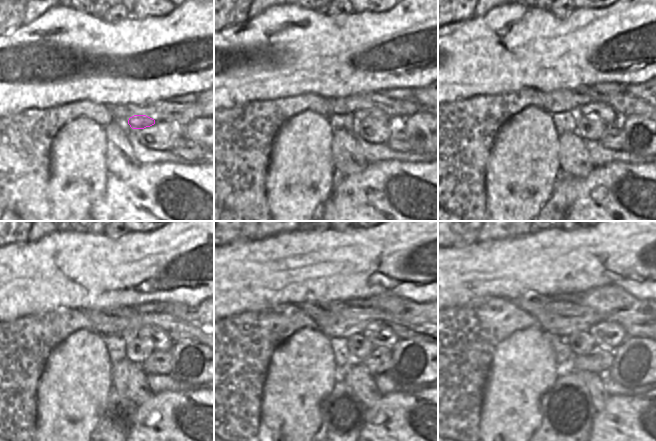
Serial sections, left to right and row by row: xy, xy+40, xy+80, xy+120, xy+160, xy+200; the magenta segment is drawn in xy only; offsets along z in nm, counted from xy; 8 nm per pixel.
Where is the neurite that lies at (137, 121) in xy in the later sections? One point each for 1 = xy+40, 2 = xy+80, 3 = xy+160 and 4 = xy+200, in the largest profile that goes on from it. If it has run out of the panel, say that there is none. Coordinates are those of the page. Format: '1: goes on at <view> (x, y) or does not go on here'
1: goes on at xy+40 (373, 112)
2: goes on at xy+80 (602, 111)
3: goes on at xy+160 (381, 335)
4: goes on at xy+200 (609, 334)

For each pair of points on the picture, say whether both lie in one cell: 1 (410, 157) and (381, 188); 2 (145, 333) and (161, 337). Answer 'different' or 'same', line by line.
1: different
2: same

